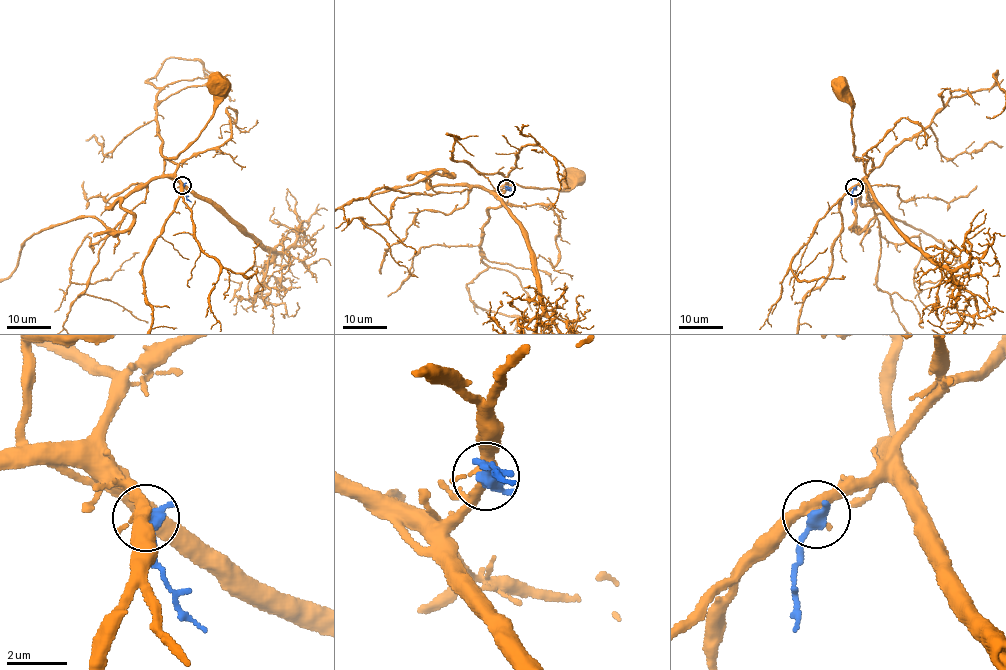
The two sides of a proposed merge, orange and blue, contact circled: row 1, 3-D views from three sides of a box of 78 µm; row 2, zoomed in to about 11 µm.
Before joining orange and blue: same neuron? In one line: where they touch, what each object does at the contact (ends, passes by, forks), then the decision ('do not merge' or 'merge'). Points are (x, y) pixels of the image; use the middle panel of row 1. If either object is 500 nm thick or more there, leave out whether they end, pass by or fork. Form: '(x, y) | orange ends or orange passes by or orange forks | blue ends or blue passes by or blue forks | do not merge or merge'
(506, 188) | orange forks | blue ends | do not merge

